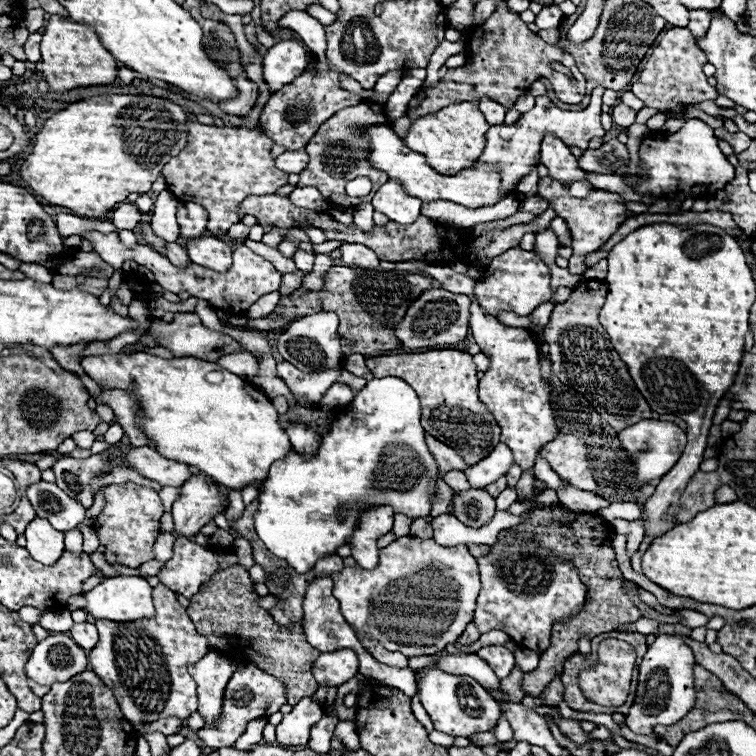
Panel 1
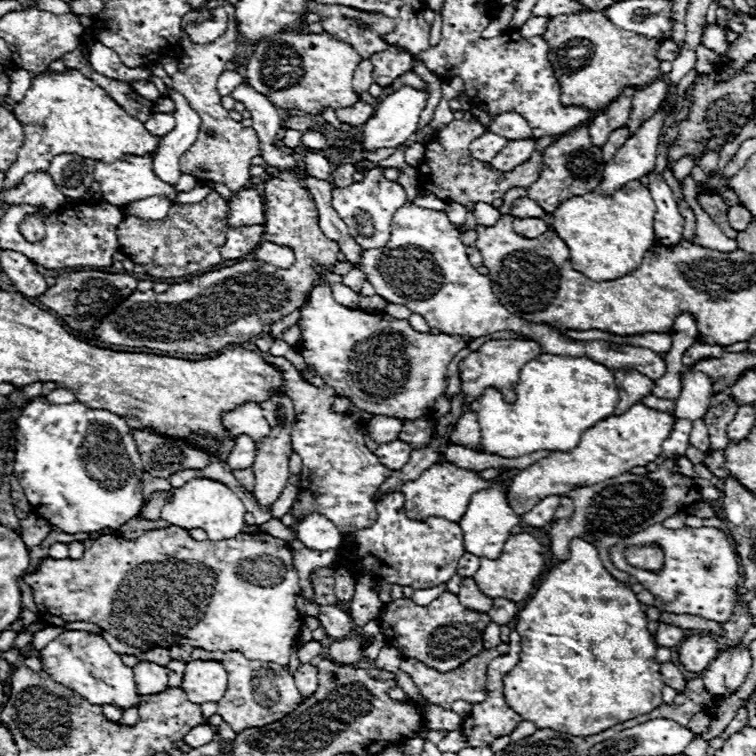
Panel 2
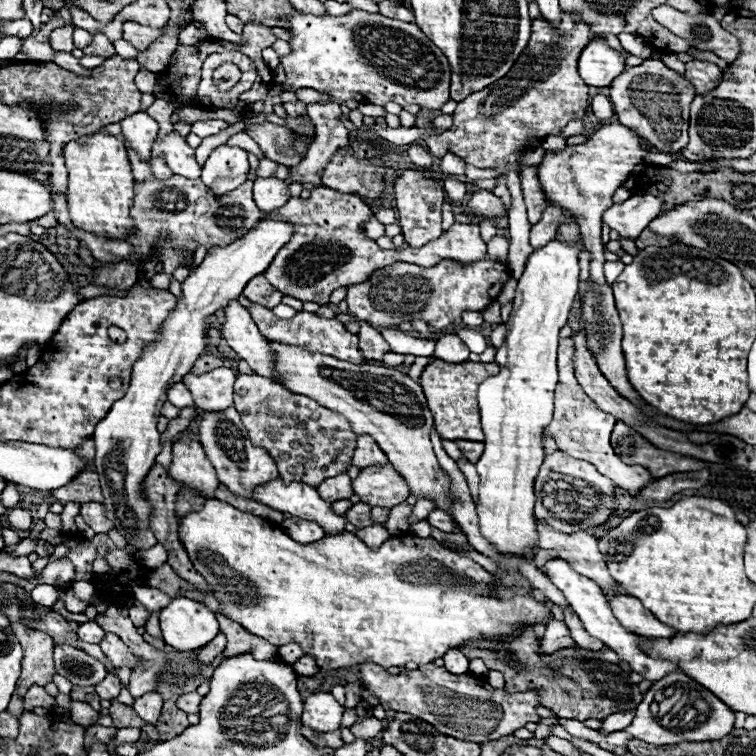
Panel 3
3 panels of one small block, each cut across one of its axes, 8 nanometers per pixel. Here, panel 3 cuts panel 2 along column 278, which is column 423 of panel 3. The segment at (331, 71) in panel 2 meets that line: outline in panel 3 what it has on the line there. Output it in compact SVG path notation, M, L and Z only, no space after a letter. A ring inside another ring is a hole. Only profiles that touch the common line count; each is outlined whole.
M354 10L344 16L312 16L296 12L288 18L288 24L292 34L292 54L280 60L286 70L284 90L296 92L298 88L314 88L318 92L328 92L338 100L358 100L362 104L378 106L384 106L392 100L400 106L418 104L426 110L440 110L450 100L450 64L416 24L386 18L382 14L368 14L362 10Z

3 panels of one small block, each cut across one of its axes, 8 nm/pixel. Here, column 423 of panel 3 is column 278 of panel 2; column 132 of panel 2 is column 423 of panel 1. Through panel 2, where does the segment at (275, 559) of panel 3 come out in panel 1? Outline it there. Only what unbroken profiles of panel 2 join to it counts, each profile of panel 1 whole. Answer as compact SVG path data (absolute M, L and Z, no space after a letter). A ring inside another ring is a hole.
M402 536L382 548L380 562L374 570L344 566L332 574L332 580L334 596L348 624L378 638L386 650L402 652L404 656L432 656L454 644L472 622L480 592L478 564L464 544L448 548L436 544L432 538L422 540L416 536ZM382 594L384 600L378 602L376 624L372 604Z

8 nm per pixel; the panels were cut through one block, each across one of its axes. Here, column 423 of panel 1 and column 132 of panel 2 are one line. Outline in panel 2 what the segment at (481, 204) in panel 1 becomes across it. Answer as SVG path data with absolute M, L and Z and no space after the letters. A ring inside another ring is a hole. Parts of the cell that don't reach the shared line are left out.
M122 156L116 162L96 162L94 168L94 180L100 184L100 192L102 192L102 200L108 204L116 204L116 206L124 206L128 202L134 200L142 200L148 196L168 196L172 192L172 198L176 194L176 188L164 184L160 178L154 176L152 172L152 156Z

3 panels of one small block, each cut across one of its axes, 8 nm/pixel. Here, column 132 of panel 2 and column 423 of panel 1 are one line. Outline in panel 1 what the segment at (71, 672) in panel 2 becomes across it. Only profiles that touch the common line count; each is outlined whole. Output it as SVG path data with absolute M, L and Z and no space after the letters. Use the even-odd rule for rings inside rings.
M432 668L420 674L418 688L420 688L418 694L420 694L422 706L426 708L438 732L470 738L472 734L478 734L478 732L490 732L498 724L498 718L500 718L498 702L470 676L454 676Z

